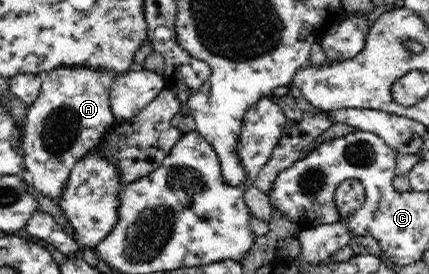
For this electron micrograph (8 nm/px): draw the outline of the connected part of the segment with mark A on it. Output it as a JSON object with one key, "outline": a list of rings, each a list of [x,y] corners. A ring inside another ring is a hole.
{"outline":[[[59,67],[48,72],[39,72],[43,85],[38,98],[28,107],[23,129],[23,161],[31,187],[45,197],[57,201],[63,191],[73,166],[83,156],[99,145],[101,139],[110,131],[115,119],[110,108],[110,89],[118,75],[107,71],[92,71],[83,67]]]}

